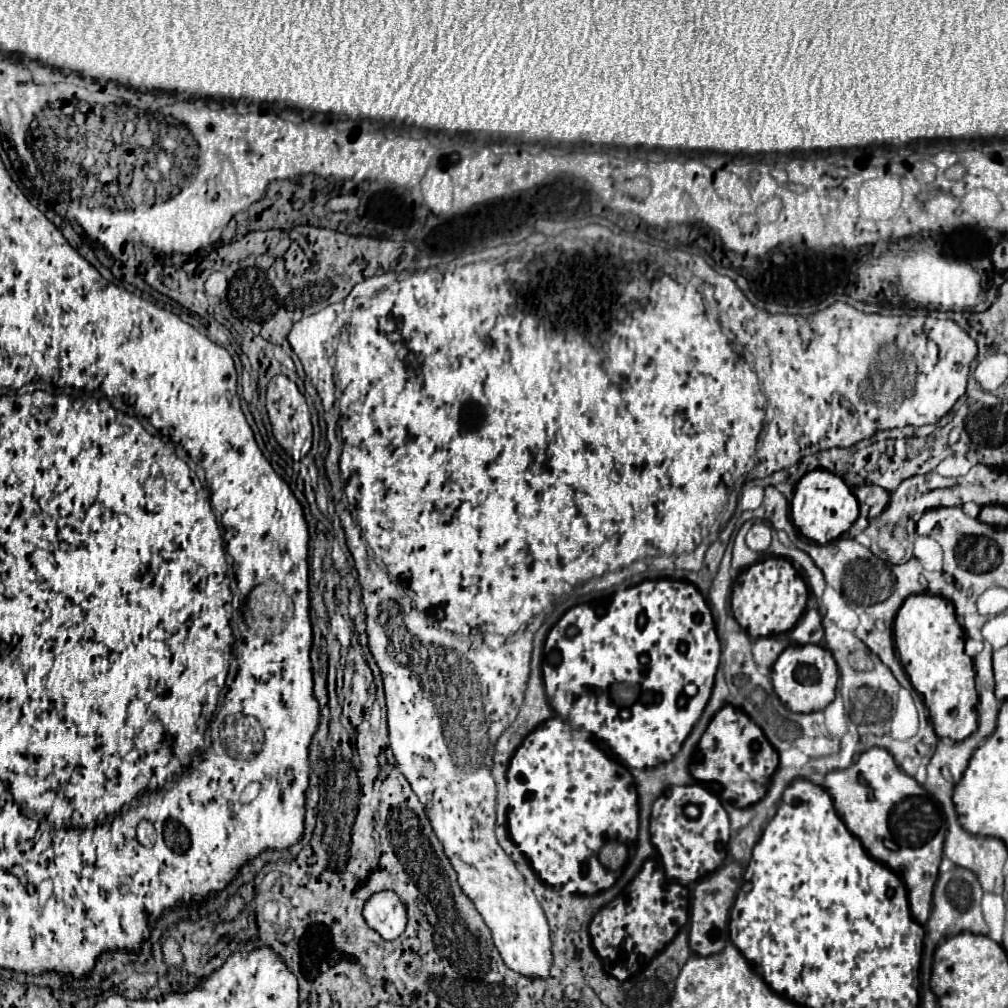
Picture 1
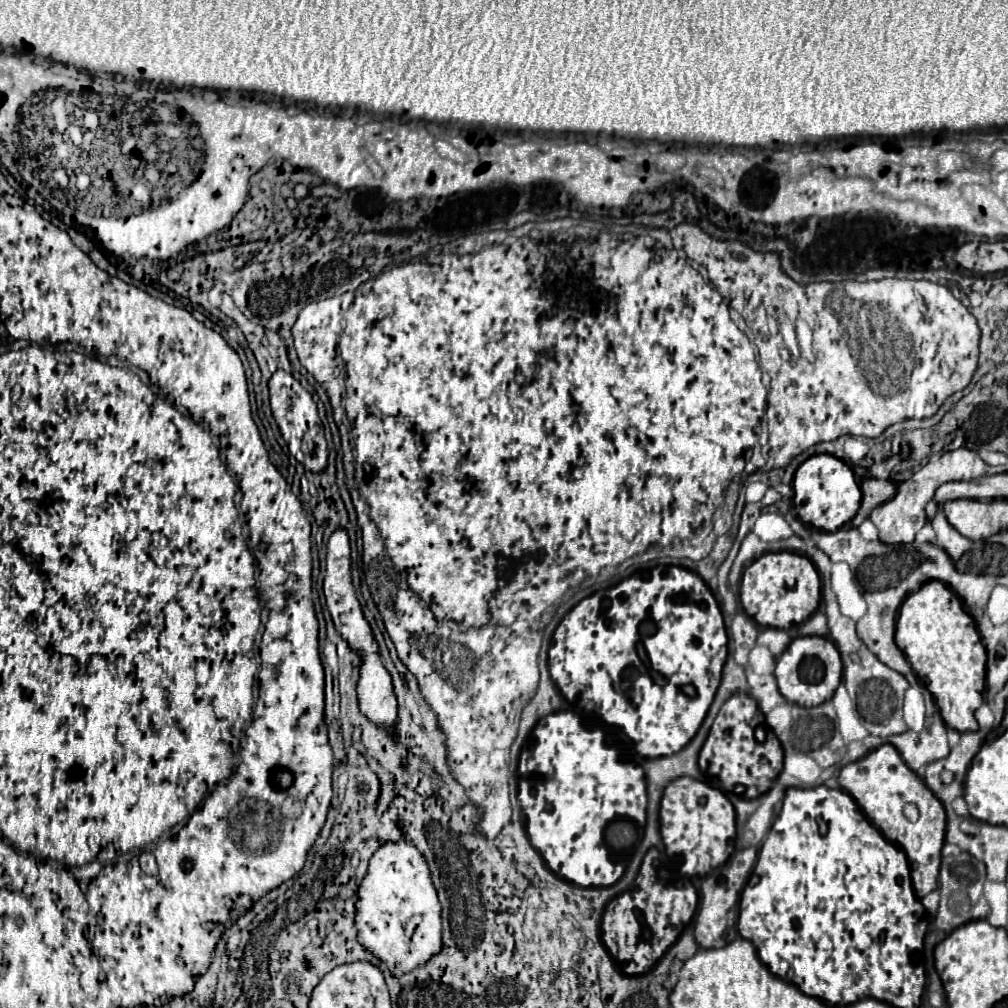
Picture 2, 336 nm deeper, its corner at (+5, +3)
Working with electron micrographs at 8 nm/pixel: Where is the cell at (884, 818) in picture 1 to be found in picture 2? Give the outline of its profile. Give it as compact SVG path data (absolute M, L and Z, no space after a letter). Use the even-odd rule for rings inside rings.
M882 745L868 753L866 757L848 763L840 769L838 777L840 789L850 793L856 803L862 807L866 817L882 831L882 835L900 845L908 855L912 869L912 885L916 895L922 899L930 891L938 887L938 869L940 869L940 851L944 845L944 829L946 829L946 813L944 805L938 797L926 787L926 783L904 763L896 747ZM914 803L920 809L920 819L910 823L904 817L904 805Z

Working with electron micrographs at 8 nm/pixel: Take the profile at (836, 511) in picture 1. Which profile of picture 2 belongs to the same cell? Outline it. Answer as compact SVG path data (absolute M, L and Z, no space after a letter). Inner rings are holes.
M822 453L808 457L794 473L792 481L794 489L794 507L798 511L798 517L816 529L822 531L836 531L842 525L846 525L858 511L862 491L854 479L852 469L838 457Z

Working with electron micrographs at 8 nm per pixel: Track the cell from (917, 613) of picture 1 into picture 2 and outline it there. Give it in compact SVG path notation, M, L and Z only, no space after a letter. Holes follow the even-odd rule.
M928 581L920 591L908 595L900 607L896 623L896 645L910 661L920 683L932 693L944 723L960 733L976 731L978 723L974 719L974 711L984 703L986 689L986 647L982 645L974 619L964 611L960 597L940 581Z

